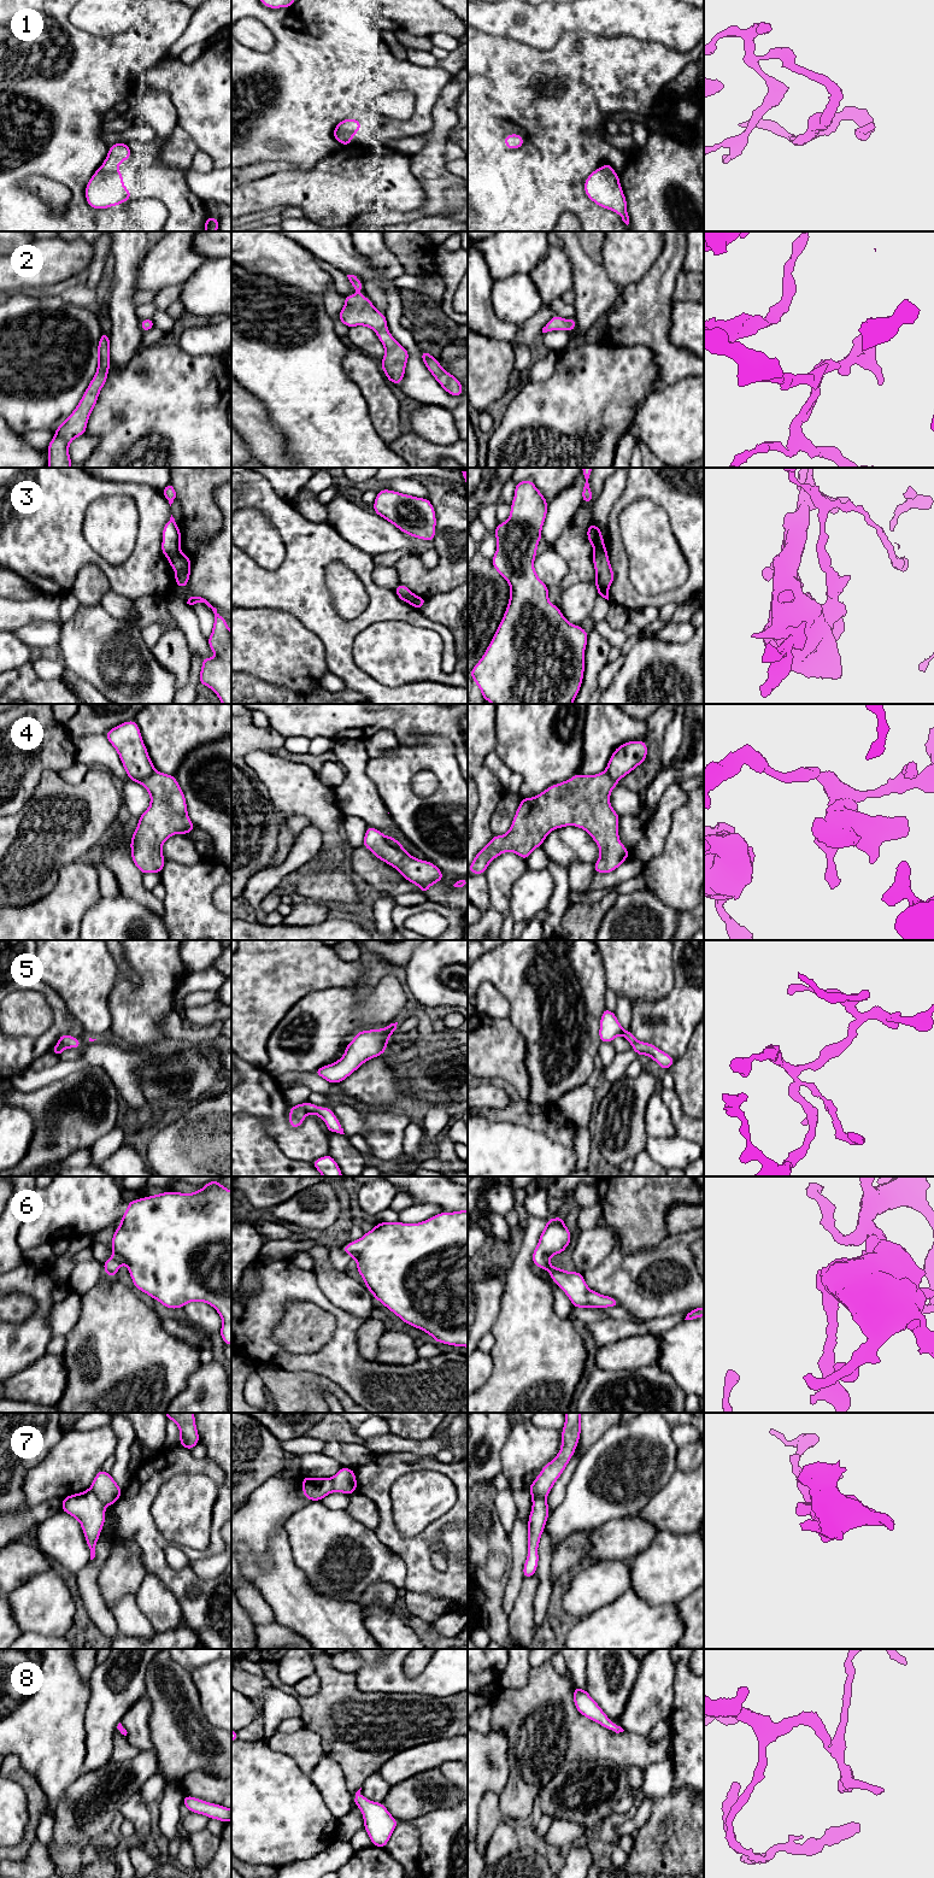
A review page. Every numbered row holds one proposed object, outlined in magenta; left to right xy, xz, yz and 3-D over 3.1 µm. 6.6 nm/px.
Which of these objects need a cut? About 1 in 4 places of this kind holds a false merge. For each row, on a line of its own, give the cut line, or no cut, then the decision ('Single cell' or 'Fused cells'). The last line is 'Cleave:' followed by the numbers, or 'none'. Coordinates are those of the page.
1: No split. Single cell
2: No split. Single cell
3: Split along xy (178, 549), (169, 559). Fused cells
4: Split along xz (383, 835), (391, 844), (406, 854). Fused cells
5: Split along xy (58, 1040), (68, 1046). Fused cells
6: No split. Single cell
7: Split along xy (89, 1489), (104, 1506). Fused cells
8: No split. Single cell
Cleave: 3, 4, 5, 7

